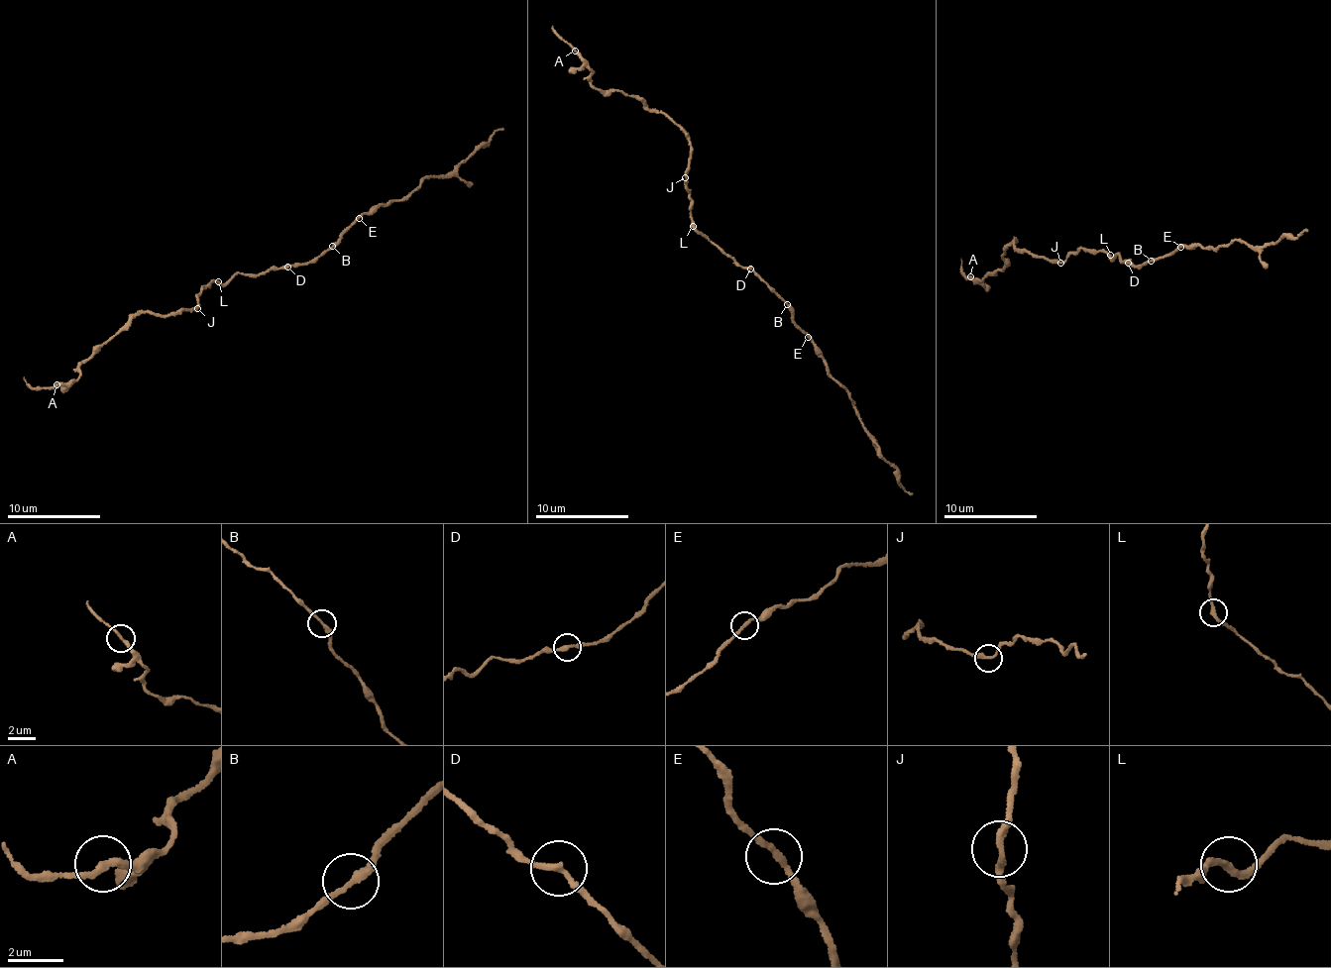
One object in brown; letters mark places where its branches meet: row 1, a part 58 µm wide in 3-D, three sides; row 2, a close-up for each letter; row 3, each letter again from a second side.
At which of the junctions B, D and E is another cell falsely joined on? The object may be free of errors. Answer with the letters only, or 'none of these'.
none of these

